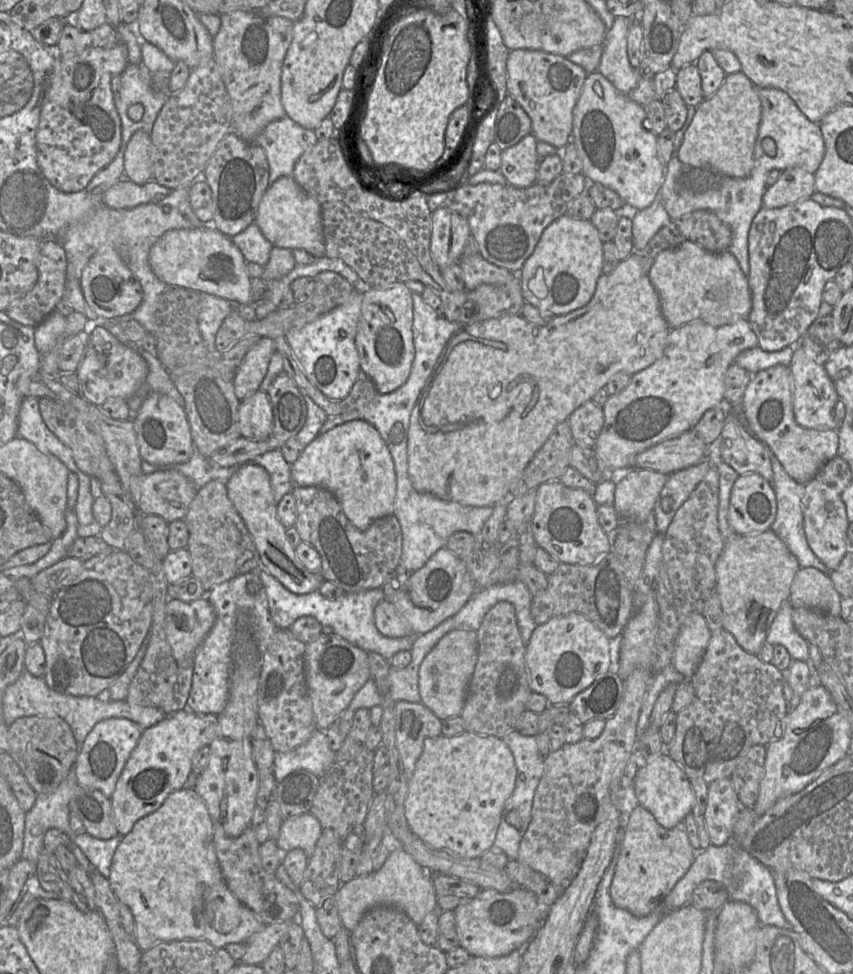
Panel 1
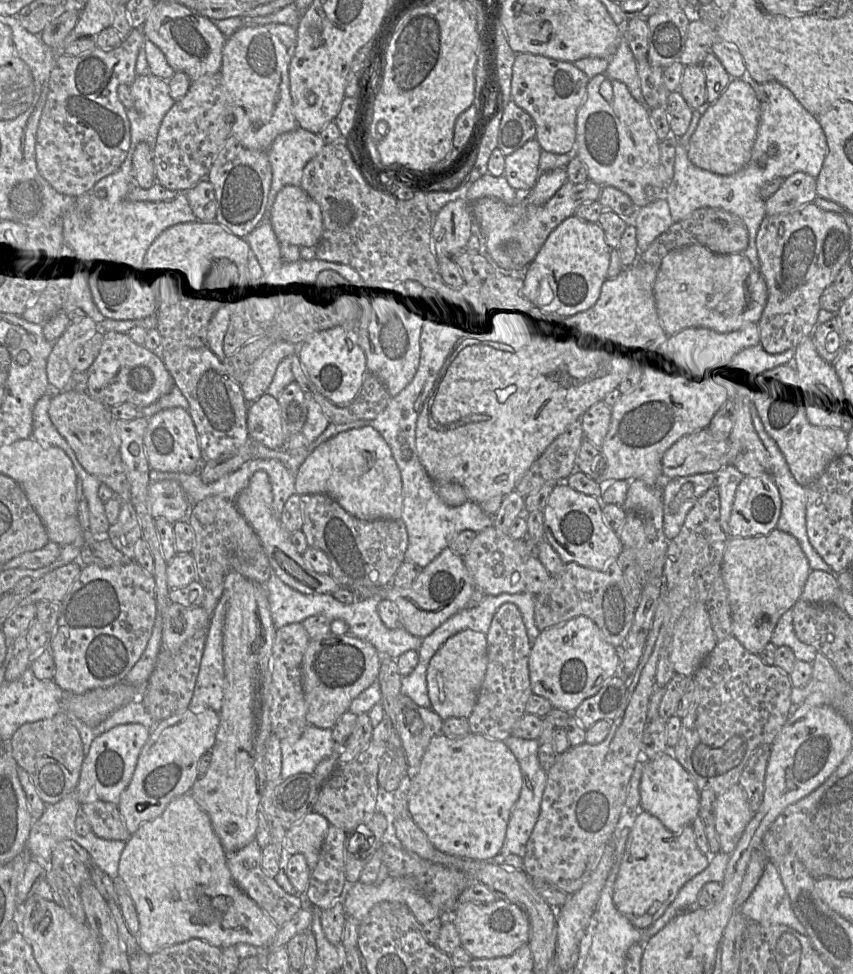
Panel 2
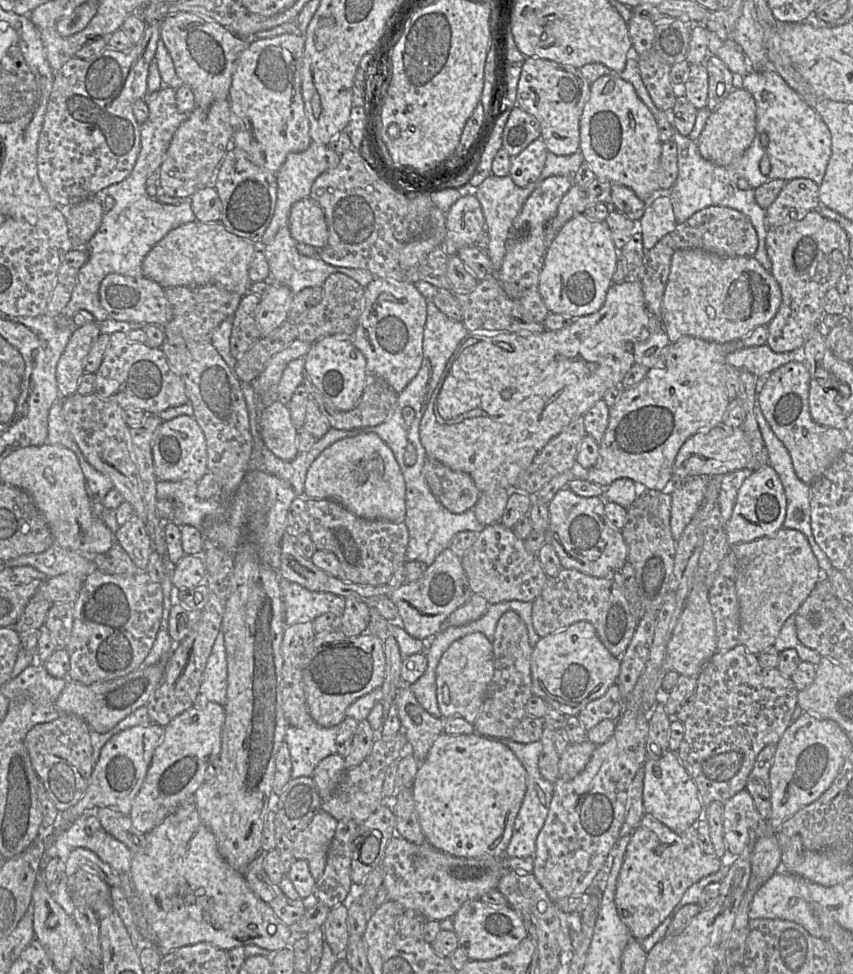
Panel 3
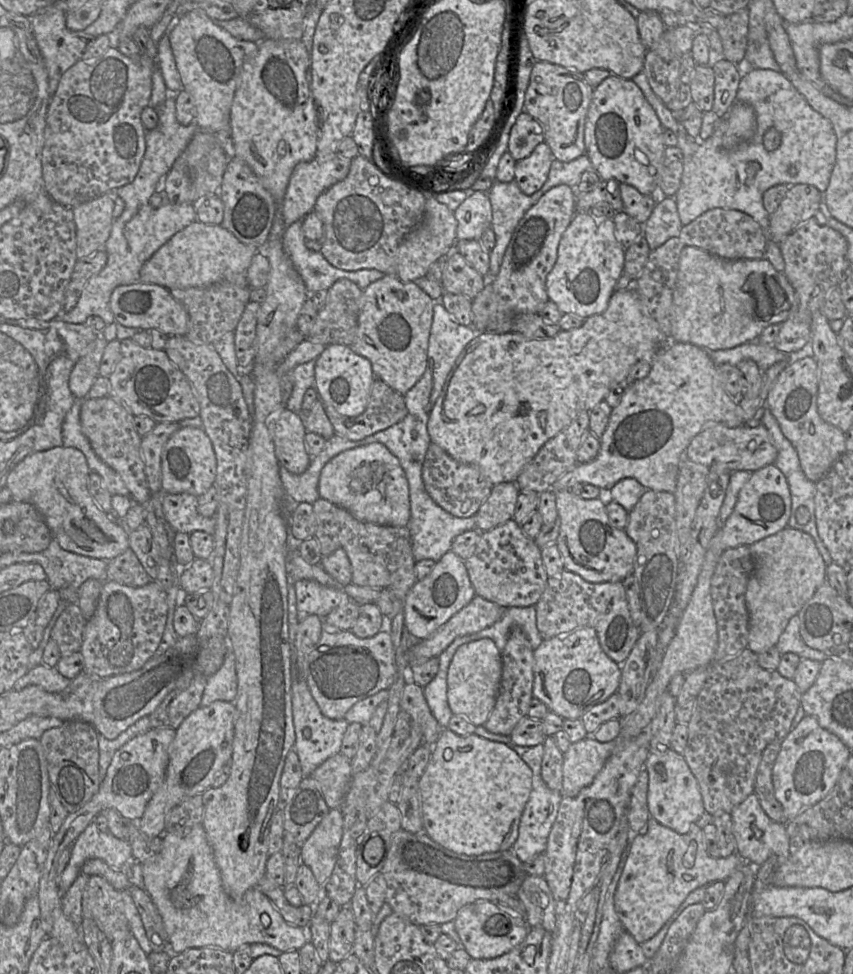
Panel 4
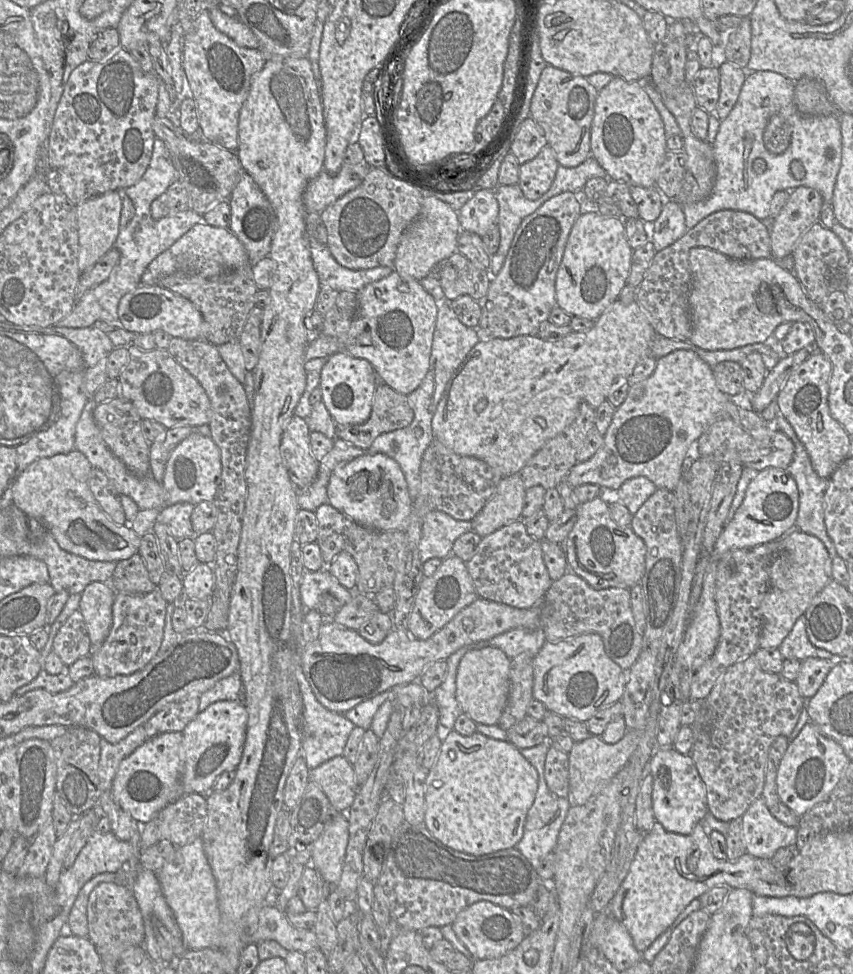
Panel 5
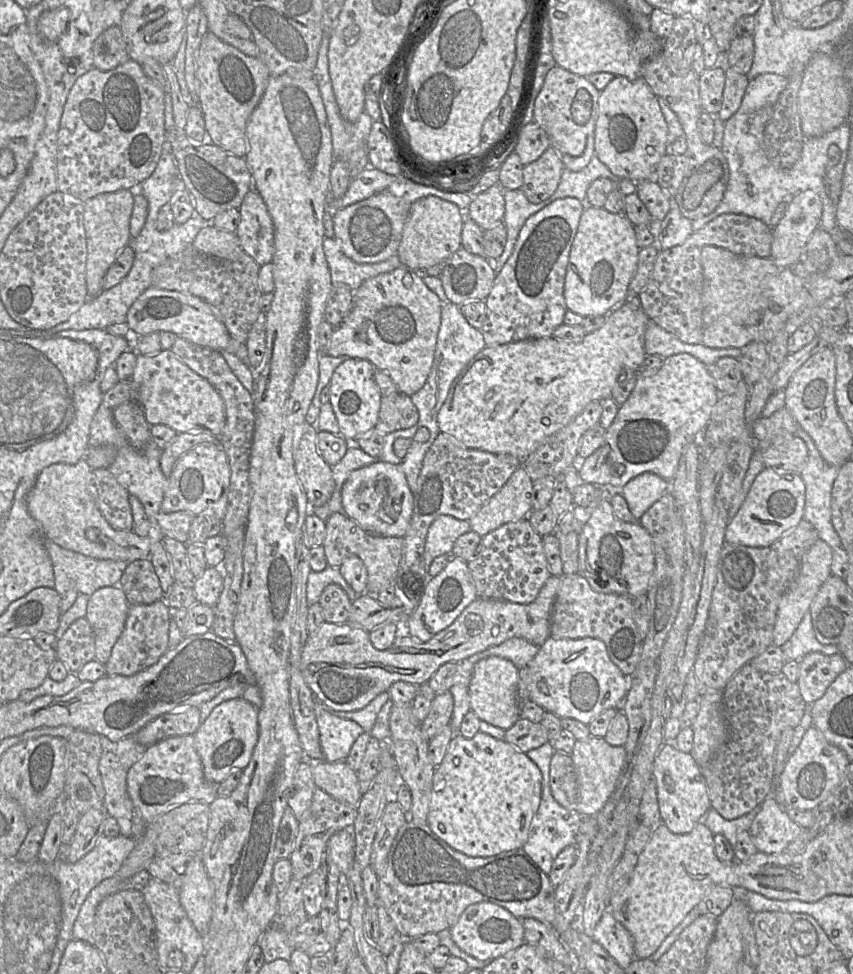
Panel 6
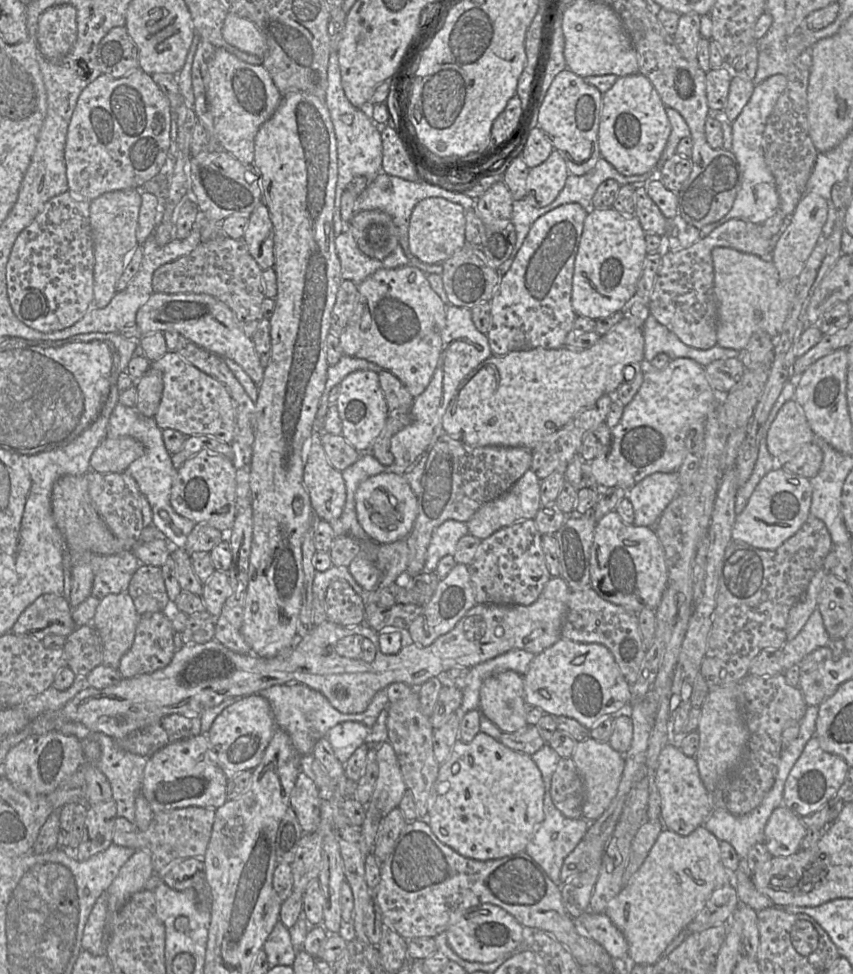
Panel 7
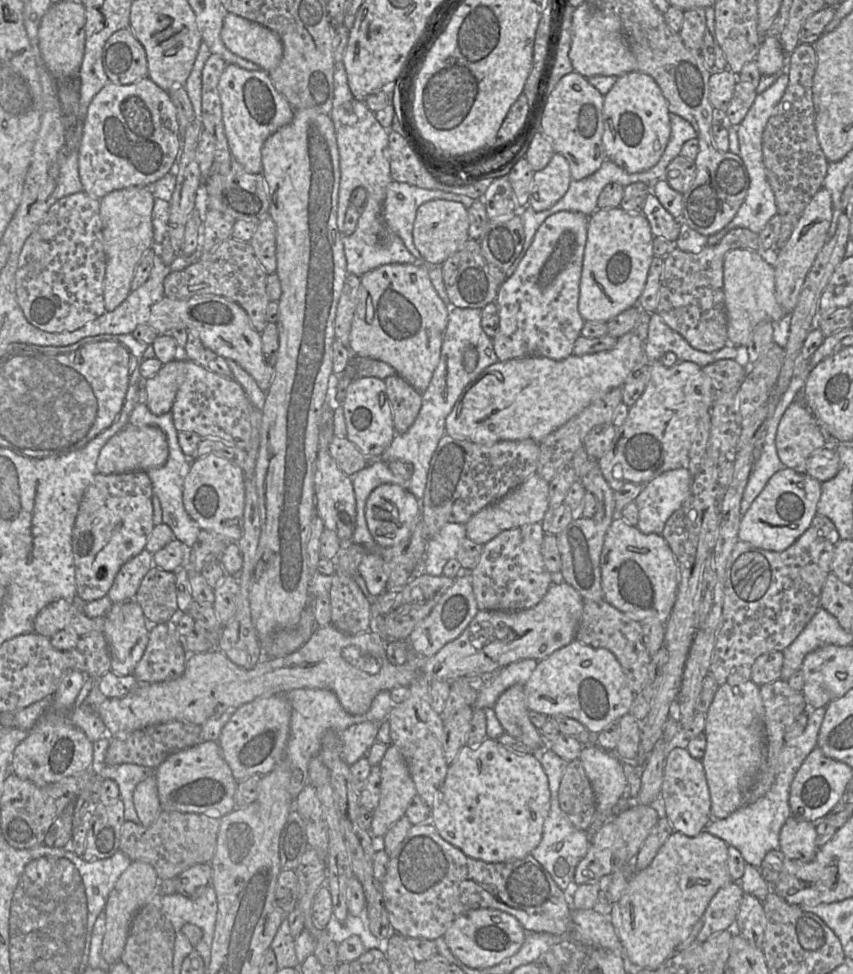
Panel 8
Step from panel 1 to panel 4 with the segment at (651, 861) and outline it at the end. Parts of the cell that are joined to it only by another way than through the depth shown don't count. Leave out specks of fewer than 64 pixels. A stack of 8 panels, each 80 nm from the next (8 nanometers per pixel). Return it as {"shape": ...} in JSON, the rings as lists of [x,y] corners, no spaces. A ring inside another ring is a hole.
{"shape":[[[650,816],[646,828],[632,836],[614,896],[615,910],[624,930],[637,943],[646,942],[664,926],[690,892],[716,881],[725,882],[746,863],[738,853],[719,858],[710,856],[703,830],[696,823],[692,823],[687,834],[679,834]]]}

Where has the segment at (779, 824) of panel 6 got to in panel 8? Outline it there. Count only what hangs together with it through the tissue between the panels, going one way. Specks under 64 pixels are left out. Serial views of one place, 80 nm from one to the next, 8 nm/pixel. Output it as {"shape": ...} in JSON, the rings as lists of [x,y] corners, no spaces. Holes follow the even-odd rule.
{"shape":[[[789,817],[779,834],[779,850],[790,860],[810,862],[817,850],[816,830],[811,822]]]}

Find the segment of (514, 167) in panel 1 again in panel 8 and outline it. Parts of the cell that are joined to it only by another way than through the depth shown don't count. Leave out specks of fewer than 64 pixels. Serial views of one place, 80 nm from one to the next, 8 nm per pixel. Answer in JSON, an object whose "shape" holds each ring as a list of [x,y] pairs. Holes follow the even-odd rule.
{"shape":[[[554,153],[547,166],[533,174],[528,206],[537,212],[550,209],[565,195],[571,181],[566,158]]]}

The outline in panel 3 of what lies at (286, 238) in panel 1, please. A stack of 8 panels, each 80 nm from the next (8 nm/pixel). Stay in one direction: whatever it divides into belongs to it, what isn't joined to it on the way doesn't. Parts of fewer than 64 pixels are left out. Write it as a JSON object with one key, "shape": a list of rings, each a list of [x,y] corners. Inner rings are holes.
{"shape":[[[310,197],[293,204],[287,227],[297,243],[322,249],[328,240],[328,227],[321,206]]]}

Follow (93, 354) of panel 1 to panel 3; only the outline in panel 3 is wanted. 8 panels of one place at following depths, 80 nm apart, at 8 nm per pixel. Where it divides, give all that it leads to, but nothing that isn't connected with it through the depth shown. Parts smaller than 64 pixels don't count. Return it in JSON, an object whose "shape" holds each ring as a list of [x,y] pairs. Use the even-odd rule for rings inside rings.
{"shape":[[[114,332],[105,351],[103,361],[95,373],[95,394],[122,408],[132,408],[157,415],[168,408],[189,402],[183,379],[169,364],[161,348],[132,342],[123,332]]]}

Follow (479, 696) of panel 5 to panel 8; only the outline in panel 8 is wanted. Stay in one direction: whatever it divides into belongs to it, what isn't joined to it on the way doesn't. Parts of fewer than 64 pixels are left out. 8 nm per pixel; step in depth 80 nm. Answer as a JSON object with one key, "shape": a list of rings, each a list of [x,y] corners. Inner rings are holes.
{"shape":[[[515,684],[506,689],[492,709],[506,734],[530,748],[544,750],[544,740],[528,718],[523,685]]]}

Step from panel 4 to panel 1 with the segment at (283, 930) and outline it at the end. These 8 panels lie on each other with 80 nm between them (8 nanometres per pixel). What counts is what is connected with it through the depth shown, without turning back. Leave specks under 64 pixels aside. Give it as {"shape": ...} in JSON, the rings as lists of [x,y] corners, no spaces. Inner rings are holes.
{"shape":[[[183,787],[168,795],[163,804],[154,812],[139,819],[134,824],[132,830],[122,836],[121,841],[115,850],[110,875],[107,878],[110,887],[119,902],[127,905],[135,919],[135,940],[141,951],[146,951],[155,945],[163,942],[175,940],[206,940],[216,949],[224,948],[230,943],[245,943],[245,941],[255,932],[259,931],[264,923],[247,906],[241,903],[228,889],[218,863],[213,842],[213,822],[207,810],[207,806],[194,788]]]}

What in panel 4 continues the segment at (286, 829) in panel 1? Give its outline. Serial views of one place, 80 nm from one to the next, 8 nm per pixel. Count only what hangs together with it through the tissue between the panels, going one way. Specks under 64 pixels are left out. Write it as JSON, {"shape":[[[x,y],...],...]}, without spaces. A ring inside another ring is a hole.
{"shape":[[[331,809],[314,829],[301,848],[301,861],[307,865],[320,885],[324,885],[335,866],[343,835],[343,814],[339,809]]]}

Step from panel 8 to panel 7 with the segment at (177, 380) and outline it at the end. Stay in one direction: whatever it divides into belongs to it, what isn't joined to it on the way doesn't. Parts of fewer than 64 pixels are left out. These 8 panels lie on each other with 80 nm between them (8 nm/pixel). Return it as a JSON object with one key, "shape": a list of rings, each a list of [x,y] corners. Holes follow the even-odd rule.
{"shape":[[[151,367],[144,376],[135,381],[135,387],[138,394],[137,410],[146,417],[154,417],[164,388],[161,371]]]}

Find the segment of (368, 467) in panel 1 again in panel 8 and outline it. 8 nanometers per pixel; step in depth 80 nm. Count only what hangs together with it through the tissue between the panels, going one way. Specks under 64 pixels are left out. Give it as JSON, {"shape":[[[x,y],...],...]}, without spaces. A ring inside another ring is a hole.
{"shape":[[[382,484],[368,496],[365,504],[367,528],[379,548],[390,548],[407,538],[419,518],[420,507],[416,497],[397,484]]]}

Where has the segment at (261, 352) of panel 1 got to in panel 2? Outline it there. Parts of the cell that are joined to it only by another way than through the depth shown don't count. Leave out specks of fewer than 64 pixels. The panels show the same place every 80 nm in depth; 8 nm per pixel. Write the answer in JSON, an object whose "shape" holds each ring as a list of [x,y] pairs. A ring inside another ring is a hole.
{"shape":[[[276,340],[270,345],[254,362],[247,378],[241,384],[245,400],[253,403],[267,393],[281,360],[297,352],[298,345],[285,340]]]}

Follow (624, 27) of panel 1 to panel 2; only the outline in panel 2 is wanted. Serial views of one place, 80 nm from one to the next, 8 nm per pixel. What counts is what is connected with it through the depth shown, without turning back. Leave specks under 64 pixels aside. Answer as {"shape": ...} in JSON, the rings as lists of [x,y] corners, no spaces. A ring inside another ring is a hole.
{"shape":[[[625,33],[621,36],[621,41],[615,54],[609,59],[606,75],[623,82],[629,89],[635,100],[648,110],[652,109],[646,103],[637,73],[637,61],[628,46]]]}

